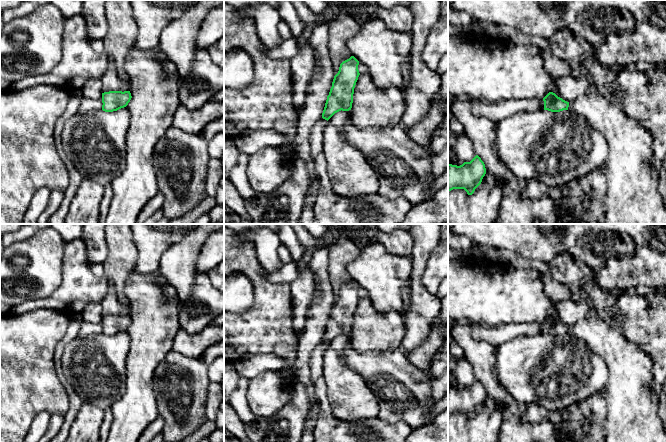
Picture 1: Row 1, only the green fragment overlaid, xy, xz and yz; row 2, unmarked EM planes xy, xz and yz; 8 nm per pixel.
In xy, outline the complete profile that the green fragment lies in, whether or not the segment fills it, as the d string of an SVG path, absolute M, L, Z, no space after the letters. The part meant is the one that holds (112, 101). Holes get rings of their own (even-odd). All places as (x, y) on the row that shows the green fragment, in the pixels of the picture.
M109 91L102 93L102 110L105 112L117 111L124 108L130 102L130 91Z

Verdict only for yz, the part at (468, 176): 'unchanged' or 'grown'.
unchanged

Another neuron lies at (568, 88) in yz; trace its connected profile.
M565 76L558 79L556 87L551 92L567 102L572 102L577 97L587 94L590 89L587 79Z

